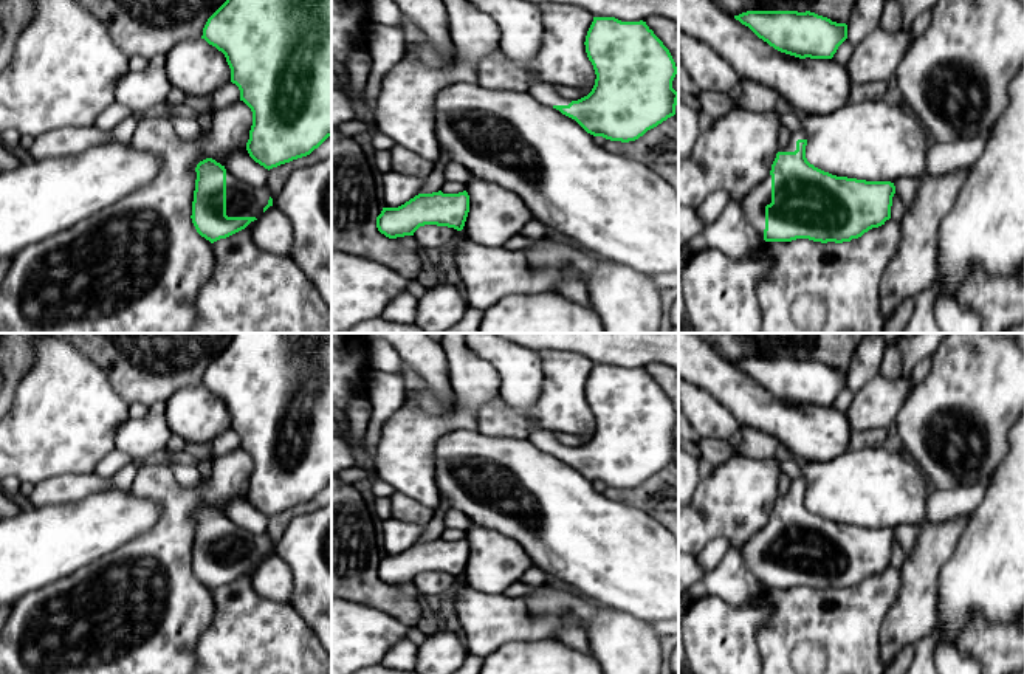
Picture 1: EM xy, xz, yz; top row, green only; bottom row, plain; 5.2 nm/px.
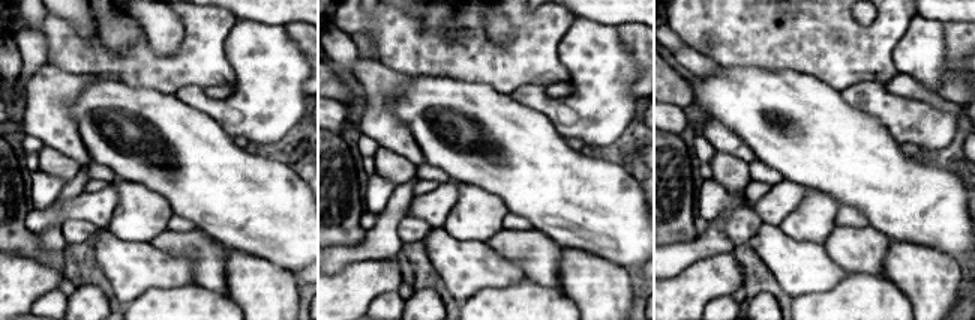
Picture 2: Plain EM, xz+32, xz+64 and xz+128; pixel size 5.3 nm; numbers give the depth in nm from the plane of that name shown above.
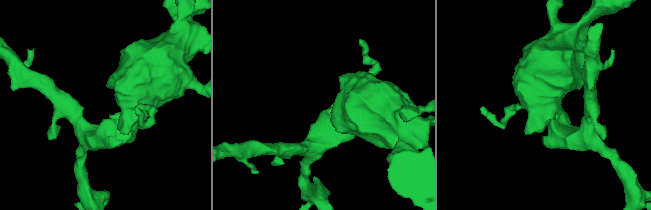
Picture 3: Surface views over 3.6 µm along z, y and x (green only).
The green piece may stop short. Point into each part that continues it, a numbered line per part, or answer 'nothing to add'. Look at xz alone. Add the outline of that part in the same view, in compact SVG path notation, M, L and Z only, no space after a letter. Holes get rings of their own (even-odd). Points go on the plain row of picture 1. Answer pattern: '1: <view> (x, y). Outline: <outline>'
1: xz (546, 440). Outline: M533 428L528 434L528 440L538 446L541 451L545 451L548 454L553 452L569 452L572 448L562 445L555 432L542 429L542 428Z

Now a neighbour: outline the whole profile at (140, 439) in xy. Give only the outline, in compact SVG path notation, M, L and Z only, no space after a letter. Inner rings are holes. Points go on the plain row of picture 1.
M149 412L143 418L124 421L115 435L115 446L132 462L139 463L156 452L167 451L170 435L166 417Z

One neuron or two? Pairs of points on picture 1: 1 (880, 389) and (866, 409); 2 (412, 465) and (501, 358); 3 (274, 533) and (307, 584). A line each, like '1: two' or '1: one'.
1: one
2: two
3: two

